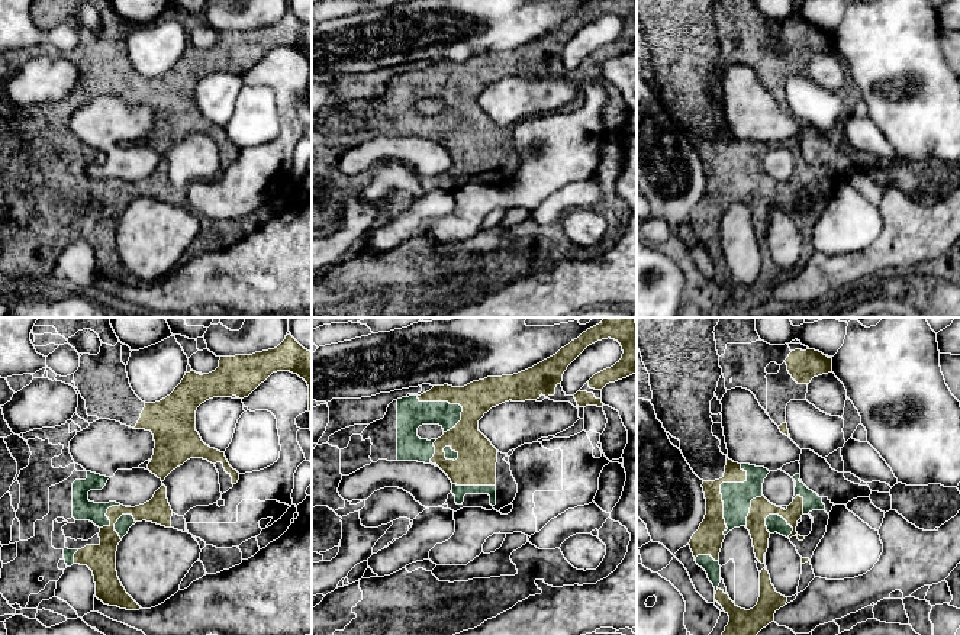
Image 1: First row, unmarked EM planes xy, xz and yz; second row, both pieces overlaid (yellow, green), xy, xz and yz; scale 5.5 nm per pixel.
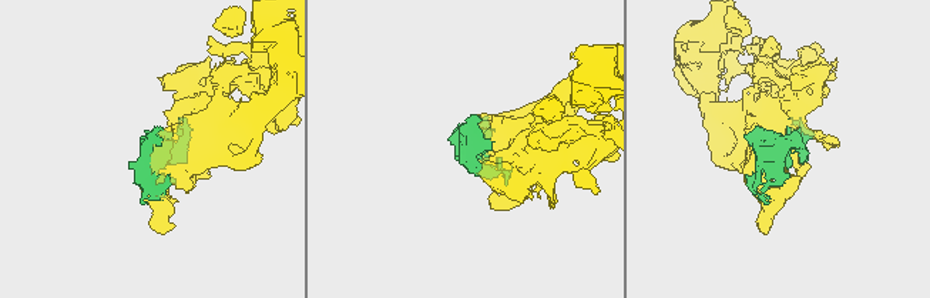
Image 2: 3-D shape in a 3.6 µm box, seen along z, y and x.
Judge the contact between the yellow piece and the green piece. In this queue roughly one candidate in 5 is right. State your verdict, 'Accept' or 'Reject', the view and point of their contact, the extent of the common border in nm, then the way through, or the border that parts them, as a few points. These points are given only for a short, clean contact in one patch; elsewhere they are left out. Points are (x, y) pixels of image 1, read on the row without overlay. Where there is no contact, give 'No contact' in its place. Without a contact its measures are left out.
Accept. Touches yellow at yz (720, 165). Shared border 420 nm

